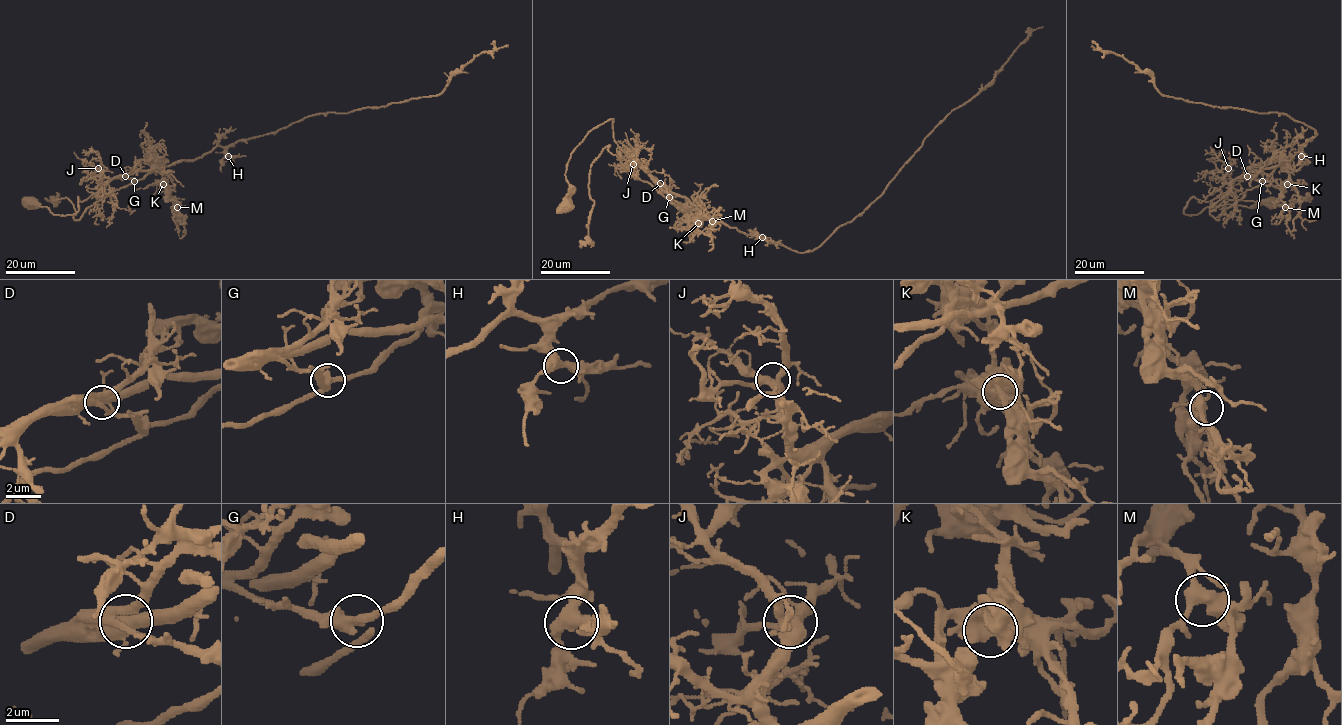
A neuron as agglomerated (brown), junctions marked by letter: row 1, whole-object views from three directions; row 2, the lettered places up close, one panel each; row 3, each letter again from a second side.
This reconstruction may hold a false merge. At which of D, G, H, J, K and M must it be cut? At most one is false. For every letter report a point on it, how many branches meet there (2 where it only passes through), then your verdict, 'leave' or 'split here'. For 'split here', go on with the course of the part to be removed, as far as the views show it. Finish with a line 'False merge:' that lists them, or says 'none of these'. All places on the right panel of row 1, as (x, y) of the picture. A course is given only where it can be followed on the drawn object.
D: (1247, 176) | 3 | leave
G: (1262, 181) | 3 | split here | (1262, 180), (1260, 185), (1246, 191), (1219, 219), (1210, 213), (1213, 199), (1220, 198), (1288, 205), (1311, 198)
H: (1301, 156) | 3 | leave
J: (1228, 168) | 4 | leave
K: (1287, 184) | 3 | leave
M: (1285, 207) | 3 | leave
False merge: G

